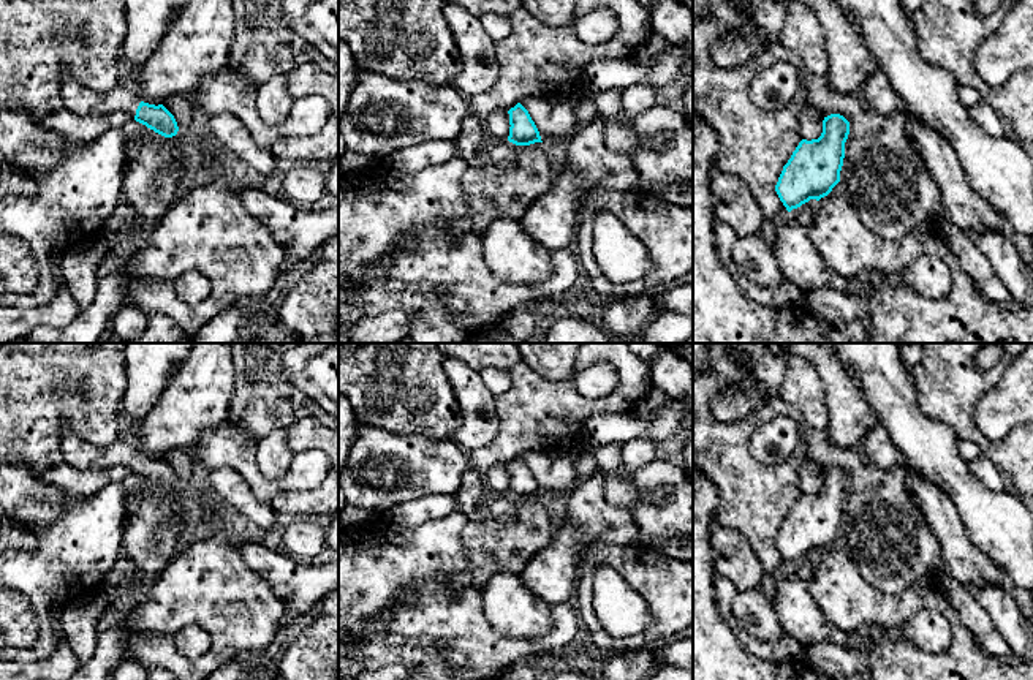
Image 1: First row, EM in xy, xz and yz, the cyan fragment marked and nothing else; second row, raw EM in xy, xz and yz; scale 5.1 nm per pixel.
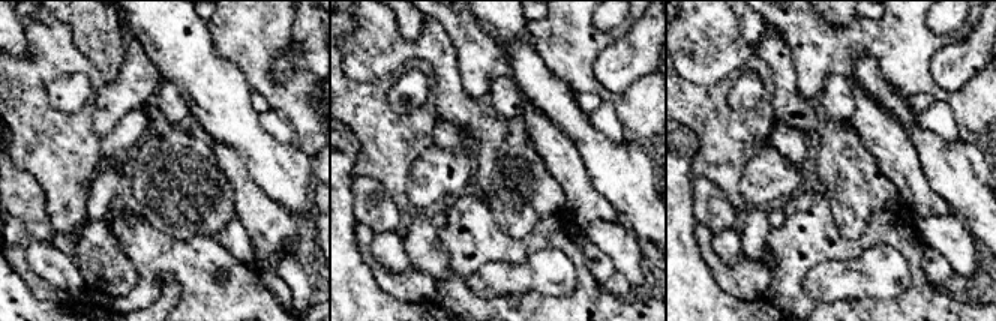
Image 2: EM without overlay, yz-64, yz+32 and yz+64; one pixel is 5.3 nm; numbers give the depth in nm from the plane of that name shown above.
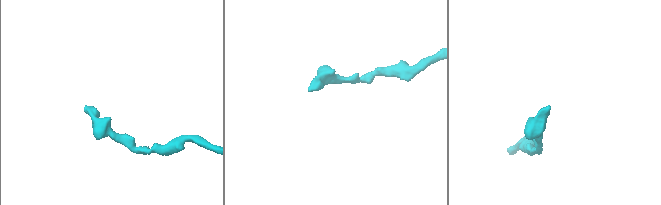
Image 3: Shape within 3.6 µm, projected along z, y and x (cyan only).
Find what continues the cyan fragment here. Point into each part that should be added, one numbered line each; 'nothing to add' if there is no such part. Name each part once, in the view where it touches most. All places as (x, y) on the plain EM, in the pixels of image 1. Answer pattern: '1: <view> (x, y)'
1: xy (78, 453)

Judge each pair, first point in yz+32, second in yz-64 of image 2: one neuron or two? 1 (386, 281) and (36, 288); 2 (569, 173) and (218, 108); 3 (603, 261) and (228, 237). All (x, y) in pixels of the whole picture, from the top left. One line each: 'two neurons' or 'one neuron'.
1: one neuron
2: two neurons
3: one neuron

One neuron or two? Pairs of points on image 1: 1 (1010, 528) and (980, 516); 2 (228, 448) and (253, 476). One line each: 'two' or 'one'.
1: one
2: one

